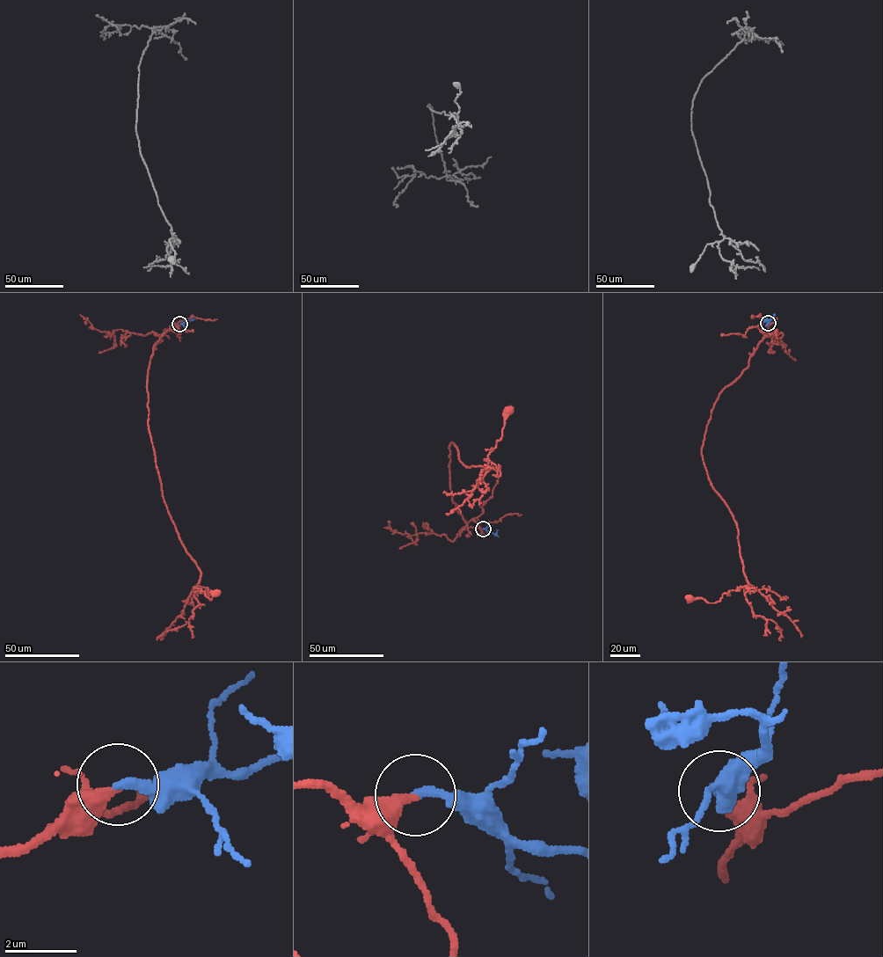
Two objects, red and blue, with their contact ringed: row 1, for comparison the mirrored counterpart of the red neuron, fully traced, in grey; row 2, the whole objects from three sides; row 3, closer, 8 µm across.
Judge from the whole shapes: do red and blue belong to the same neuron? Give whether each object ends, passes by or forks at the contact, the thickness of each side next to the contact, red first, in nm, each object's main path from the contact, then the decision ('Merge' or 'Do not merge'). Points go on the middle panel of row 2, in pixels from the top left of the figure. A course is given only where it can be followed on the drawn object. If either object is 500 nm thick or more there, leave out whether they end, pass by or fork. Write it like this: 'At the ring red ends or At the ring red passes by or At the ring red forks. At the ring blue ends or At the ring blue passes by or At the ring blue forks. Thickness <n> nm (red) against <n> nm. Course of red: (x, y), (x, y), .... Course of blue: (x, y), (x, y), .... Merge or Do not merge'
At the ring red ends. At the ring blue ends. Thickness 360 nm (red) against 280 nm. Course of red: (483, 529), (467, 528), (452, 500), (448, 448), (454, 443), (467, 467), (491, 469), (487, 455), (508, 409). Course of blue: (483, 529), (494, 533), (497, 529). Merge

